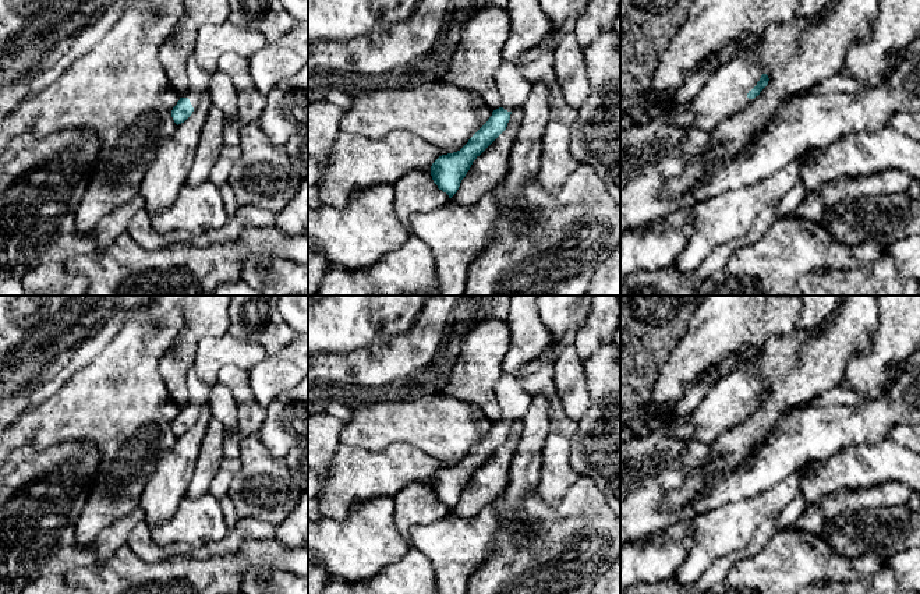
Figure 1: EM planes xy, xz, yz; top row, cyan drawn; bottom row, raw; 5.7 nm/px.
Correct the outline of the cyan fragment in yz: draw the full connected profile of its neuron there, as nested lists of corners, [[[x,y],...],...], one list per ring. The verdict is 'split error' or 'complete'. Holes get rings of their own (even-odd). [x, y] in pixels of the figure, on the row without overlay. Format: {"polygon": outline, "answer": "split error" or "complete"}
{"polygon": [[[742,371],[714,381],[707,397],[690,414],[694,424],[693,439],[714,443],[722,434],[736,427],[747,410],[758,409],[768,393],[760,376],[750,376]]], "answer": "split error"}

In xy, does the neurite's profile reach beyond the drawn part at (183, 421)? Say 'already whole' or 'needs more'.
needs more

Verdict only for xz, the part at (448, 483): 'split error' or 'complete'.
split error

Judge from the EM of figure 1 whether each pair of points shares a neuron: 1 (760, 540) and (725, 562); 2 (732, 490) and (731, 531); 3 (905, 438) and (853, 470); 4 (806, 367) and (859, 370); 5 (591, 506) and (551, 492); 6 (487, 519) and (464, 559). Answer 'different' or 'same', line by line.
1: same
2: different
3: different
4: different
5: different
6: same

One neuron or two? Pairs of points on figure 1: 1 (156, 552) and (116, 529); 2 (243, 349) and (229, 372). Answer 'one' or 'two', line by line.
1: two
2: two

